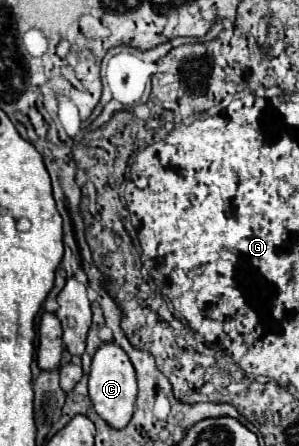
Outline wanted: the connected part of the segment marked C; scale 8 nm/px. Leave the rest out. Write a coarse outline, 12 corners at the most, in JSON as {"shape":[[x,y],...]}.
{"shape":[[116,343],[92,359],[88,391],[98,417],[124,429],[136,371]]}

